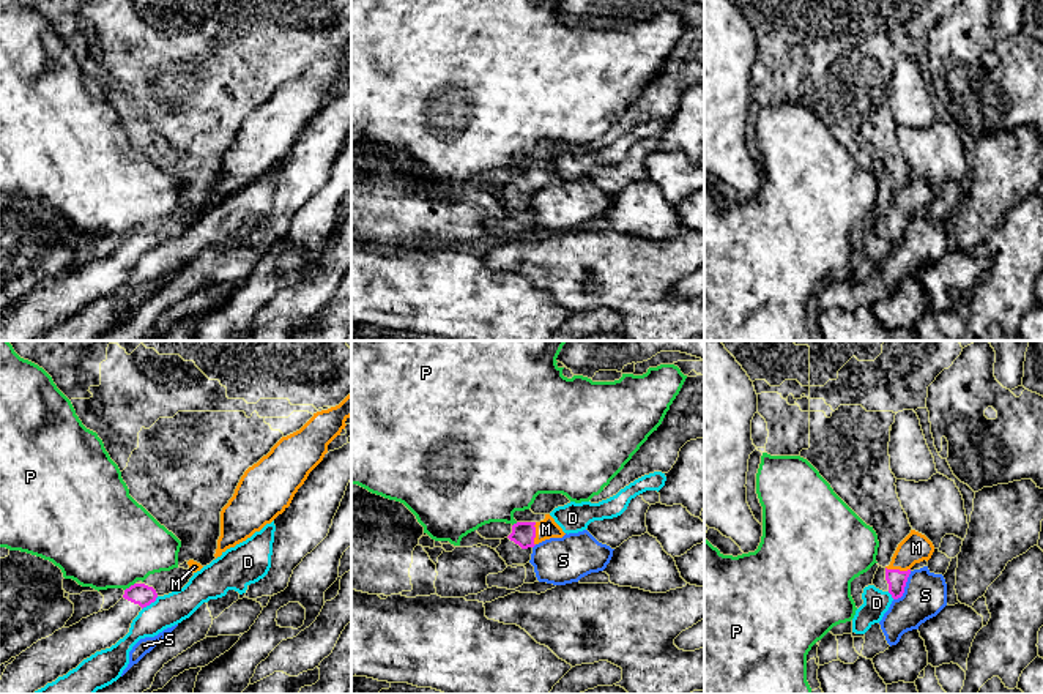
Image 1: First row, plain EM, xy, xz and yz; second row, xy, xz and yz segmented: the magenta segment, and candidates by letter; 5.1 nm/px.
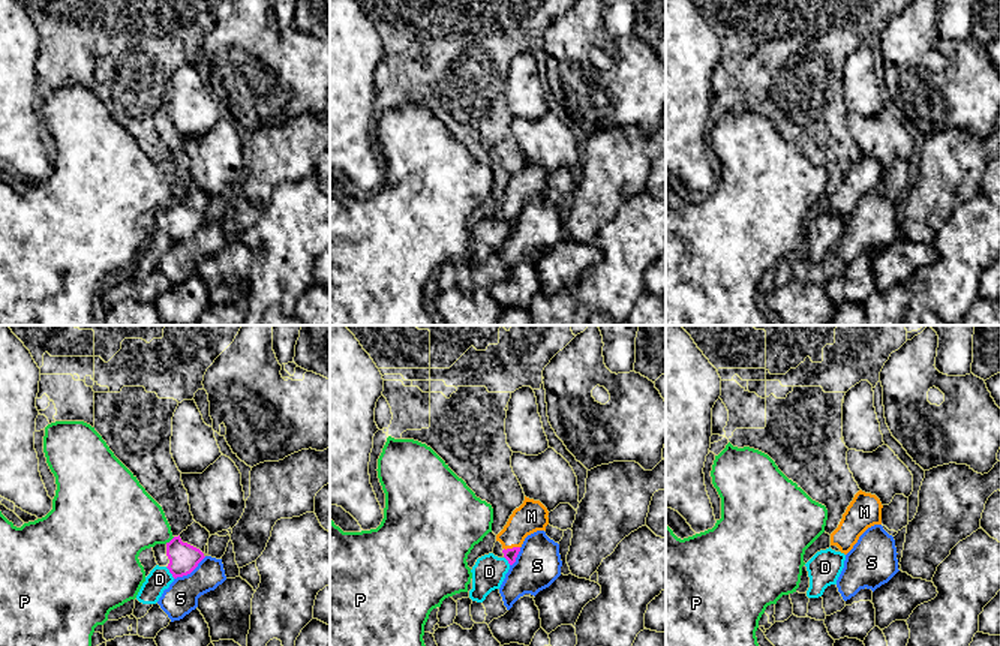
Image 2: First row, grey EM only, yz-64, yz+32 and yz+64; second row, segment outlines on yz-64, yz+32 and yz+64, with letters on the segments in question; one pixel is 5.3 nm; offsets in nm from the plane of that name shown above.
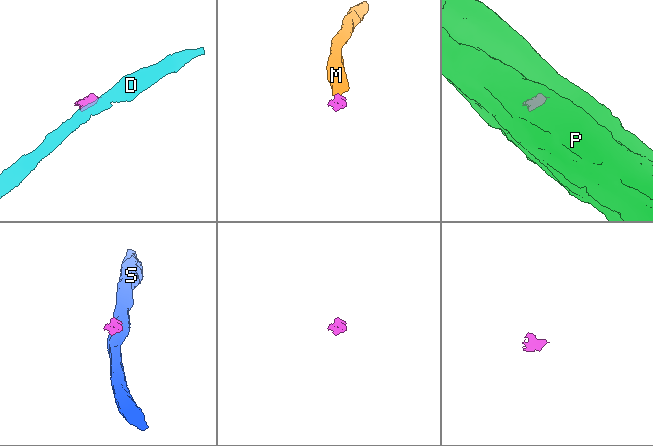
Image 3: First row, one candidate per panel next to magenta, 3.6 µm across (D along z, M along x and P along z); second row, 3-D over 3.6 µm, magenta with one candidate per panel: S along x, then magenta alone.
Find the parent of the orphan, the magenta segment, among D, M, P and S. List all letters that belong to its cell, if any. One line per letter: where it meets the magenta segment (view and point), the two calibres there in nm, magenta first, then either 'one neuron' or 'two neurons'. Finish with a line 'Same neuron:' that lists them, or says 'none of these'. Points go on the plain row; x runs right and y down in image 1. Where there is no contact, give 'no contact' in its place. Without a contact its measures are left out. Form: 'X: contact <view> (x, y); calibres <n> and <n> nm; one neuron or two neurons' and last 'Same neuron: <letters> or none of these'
D: contact xy (150, 249); calibres 110 and 160 nm; two neurons
M: contact yz (898, 216); calibres 100 and 150 nm; one neuron
P: contact xy (131, 232); calibres 110 and 480 nm; two neurons
S: contact yz (905, 232); calibres 100 and 220 nm; two neurons
Same neuron: M

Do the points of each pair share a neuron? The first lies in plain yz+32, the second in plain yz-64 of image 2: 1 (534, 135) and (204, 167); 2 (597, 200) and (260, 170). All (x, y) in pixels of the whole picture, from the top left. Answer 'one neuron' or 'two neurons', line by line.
1: one neuron
2: one neuron

